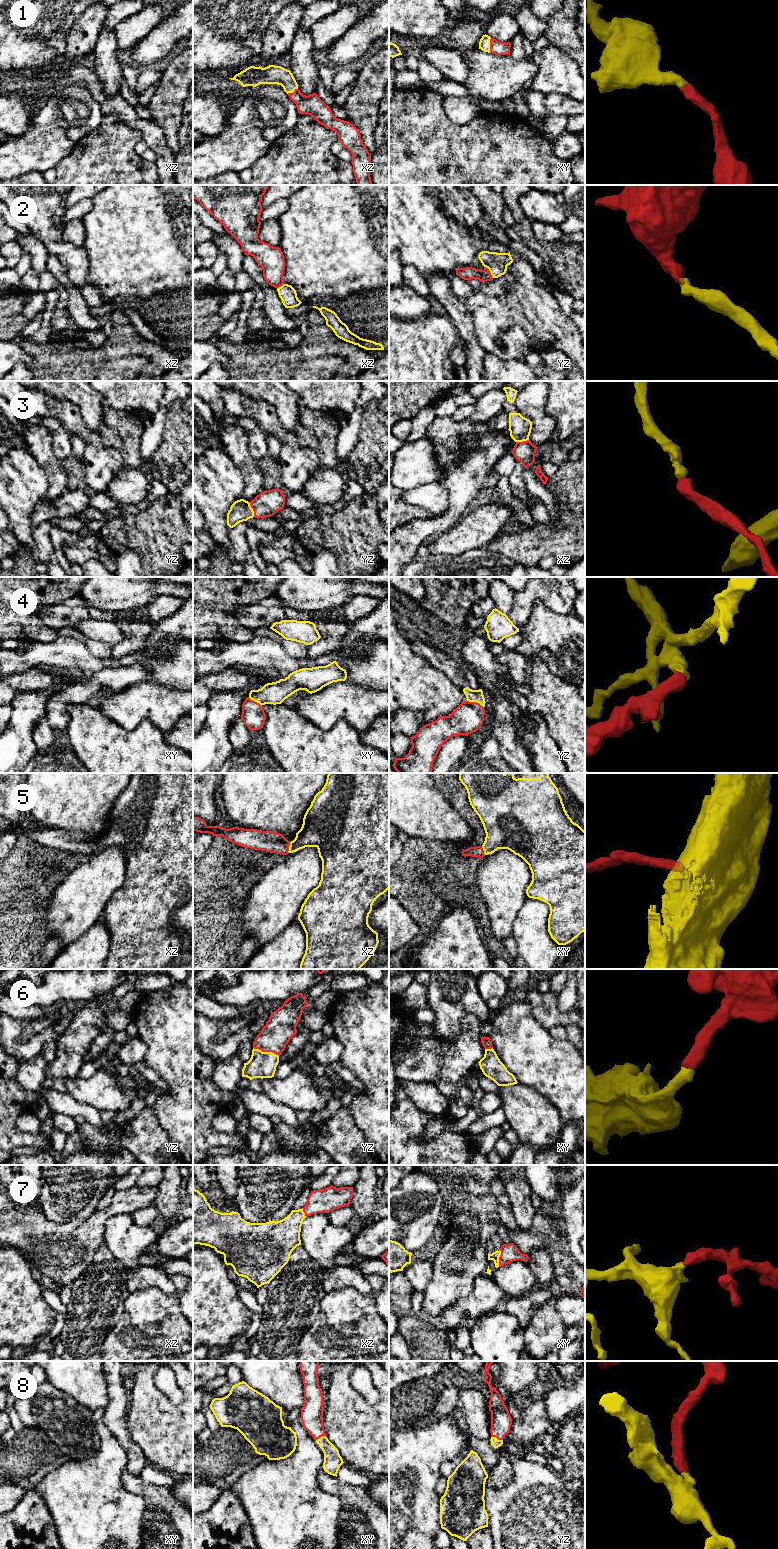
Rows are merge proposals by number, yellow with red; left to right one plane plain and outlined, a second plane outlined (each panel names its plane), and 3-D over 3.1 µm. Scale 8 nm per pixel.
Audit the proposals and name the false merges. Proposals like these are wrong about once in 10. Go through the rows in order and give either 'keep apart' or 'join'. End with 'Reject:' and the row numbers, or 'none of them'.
1: join
2: join
3: join
4: join
5: join
6: join
7: join
8: join
Reject: none of them

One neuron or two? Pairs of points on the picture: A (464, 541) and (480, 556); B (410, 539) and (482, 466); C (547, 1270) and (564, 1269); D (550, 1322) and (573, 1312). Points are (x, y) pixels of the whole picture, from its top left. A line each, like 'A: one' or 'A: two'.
A: two
B: one
C: two
D: two

